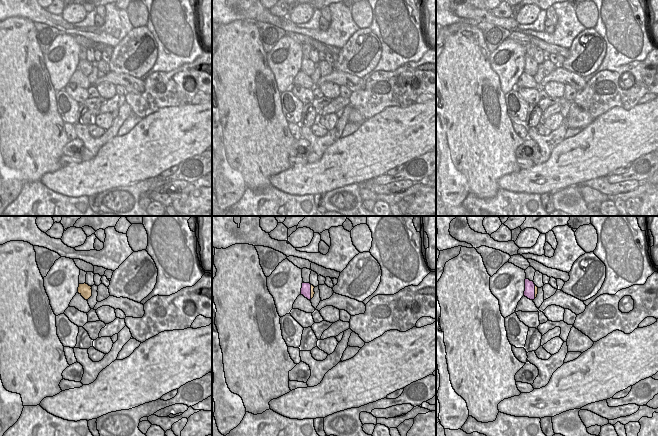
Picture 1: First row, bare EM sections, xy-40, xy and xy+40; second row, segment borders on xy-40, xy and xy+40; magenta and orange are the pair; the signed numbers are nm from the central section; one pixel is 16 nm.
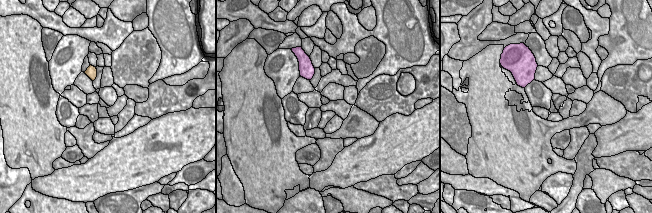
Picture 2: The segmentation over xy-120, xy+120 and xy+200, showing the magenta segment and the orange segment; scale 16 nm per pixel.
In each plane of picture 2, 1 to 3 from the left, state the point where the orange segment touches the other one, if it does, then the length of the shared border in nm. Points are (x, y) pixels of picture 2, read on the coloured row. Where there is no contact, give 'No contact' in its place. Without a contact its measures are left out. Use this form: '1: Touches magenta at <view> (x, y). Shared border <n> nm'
1: No contact
2: No contact
3: No contact.

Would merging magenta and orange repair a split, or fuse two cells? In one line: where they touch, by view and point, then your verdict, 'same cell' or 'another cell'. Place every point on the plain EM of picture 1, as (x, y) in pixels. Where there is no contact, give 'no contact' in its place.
xy (310, 68) | another cell

